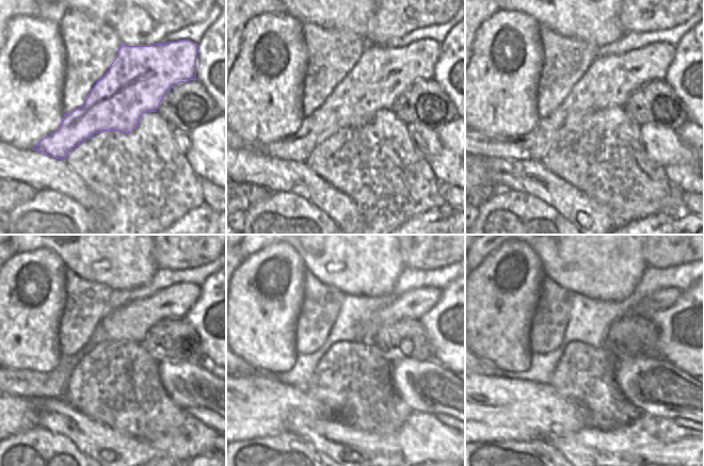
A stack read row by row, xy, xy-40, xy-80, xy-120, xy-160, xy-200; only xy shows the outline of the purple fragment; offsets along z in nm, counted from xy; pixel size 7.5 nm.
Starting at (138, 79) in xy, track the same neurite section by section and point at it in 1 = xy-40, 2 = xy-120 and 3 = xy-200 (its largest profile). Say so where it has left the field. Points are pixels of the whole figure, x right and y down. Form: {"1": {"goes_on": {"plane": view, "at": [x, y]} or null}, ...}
{"1": {"goes_on": {"plane": "xy-40", "at": [381, 74]}}, "2": {"goes_on": {"plane": "xy-120", "at": [129, 323]}}, "3": {"goes_on": {"plane": "xy-200", "at": [661, 300]}}}

